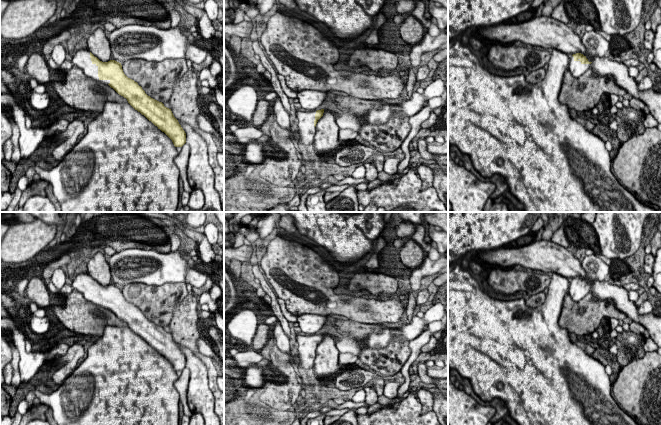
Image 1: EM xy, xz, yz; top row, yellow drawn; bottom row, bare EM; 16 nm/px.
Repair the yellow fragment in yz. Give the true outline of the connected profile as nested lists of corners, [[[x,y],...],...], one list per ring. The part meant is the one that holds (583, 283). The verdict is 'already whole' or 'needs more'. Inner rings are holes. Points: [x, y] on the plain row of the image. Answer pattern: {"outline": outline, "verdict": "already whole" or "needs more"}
{"outline": [[[596,254],[585,258],[581,262],[583,269],[587,274],[587,279],[581,277],[573,278],[568,289],[568,293],[574,302],[579,302],[591,291],[594,280],[605,281],[609,279],[610,267]]], "verdict": "needs more"}

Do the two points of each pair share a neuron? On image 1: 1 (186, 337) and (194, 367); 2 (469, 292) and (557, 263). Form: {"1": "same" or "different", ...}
{"1": "different", "2": "different"}

